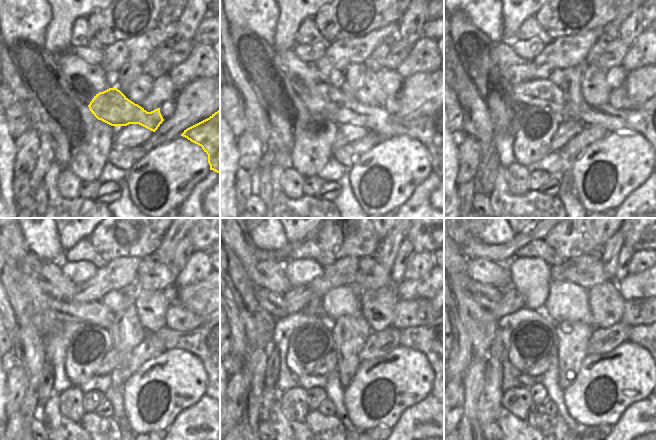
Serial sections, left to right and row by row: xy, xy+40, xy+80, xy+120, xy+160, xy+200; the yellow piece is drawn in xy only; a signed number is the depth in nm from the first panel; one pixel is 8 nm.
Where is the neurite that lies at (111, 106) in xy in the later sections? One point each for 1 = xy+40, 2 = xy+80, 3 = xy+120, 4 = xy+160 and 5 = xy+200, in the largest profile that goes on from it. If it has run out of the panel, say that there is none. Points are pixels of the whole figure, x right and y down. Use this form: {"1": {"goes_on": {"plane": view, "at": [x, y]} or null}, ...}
{"1": {"goes_on": {"plane": "xy+40", "at": [325, 99]}}, "2": {"goes_on": {"plane": "xy+80", "at": [647, 120]}}, "3": {"goes_on": {"plane": "xy+120", "at": [199, 341]}}, "4": {"goes_on": {"plane": "xy+160", "at": [421, 338]}}, "5": {"goes_on": {"plane": "xy+200", "at": [647, 337]}}}

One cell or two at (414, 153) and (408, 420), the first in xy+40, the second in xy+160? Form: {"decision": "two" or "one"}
{"decision": "two"}

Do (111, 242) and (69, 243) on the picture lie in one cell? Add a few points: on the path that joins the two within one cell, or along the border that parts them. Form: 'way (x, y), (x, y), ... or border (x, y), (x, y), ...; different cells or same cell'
border (95, 228), (87, 238); different cells

